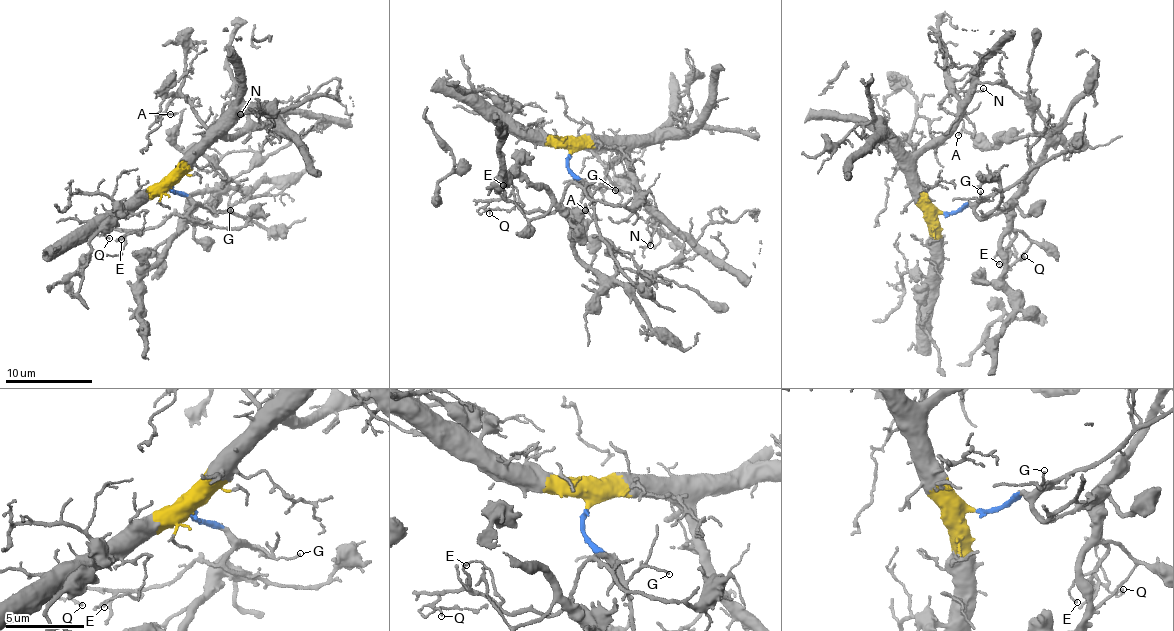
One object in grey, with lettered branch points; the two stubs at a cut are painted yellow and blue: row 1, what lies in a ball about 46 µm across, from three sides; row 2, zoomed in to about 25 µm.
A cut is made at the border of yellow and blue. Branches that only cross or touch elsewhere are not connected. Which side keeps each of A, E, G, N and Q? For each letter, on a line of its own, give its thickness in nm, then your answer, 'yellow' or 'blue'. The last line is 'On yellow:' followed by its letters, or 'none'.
A: 130 nm thick; yellow
E: 100 nm thick; blue
G: 120 nm thick; blue
N: 110 nm thick; yellow
Q: 120 nm thick; blue
On yellow: A, N

